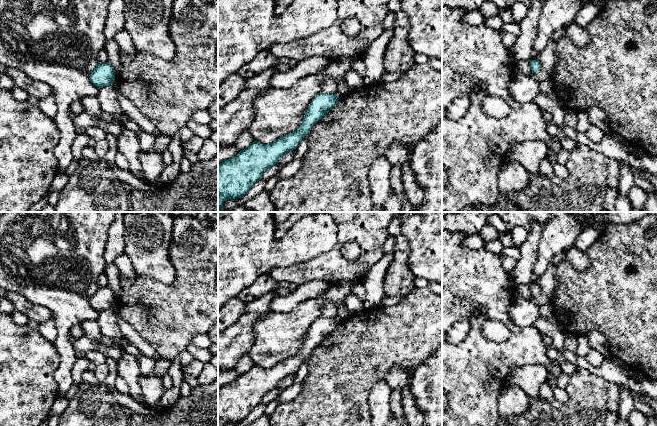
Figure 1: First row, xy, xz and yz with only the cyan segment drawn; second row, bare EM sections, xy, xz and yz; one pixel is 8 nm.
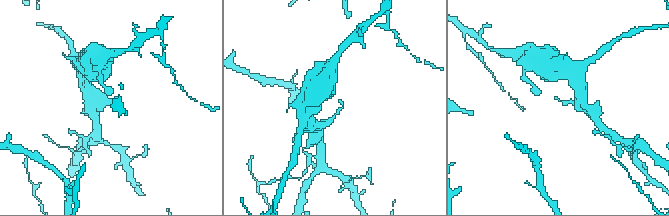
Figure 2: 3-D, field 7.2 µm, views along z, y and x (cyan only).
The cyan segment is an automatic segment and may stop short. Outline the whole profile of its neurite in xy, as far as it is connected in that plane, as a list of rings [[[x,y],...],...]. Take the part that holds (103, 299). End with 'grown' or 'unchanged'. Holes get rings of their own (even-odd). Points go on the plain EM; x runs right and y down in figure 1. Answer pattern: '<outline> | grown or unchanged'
[[[109,286],[98,287],[90,298],[91,306],[99,313],[108,309],[113,309],[115,295]]] | unchanged

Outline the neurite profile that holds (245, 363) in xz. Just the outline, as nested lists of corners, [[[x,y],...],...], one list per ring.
[[[248,354],[242,356],[237,364],[235,365],[234,369],[241,375],[246,373],[254,366],[254,363]]]

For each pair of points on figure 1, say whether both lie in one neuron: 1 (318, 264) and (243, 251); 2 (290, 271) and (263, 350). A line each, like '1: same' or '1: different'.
1: different
2: different

